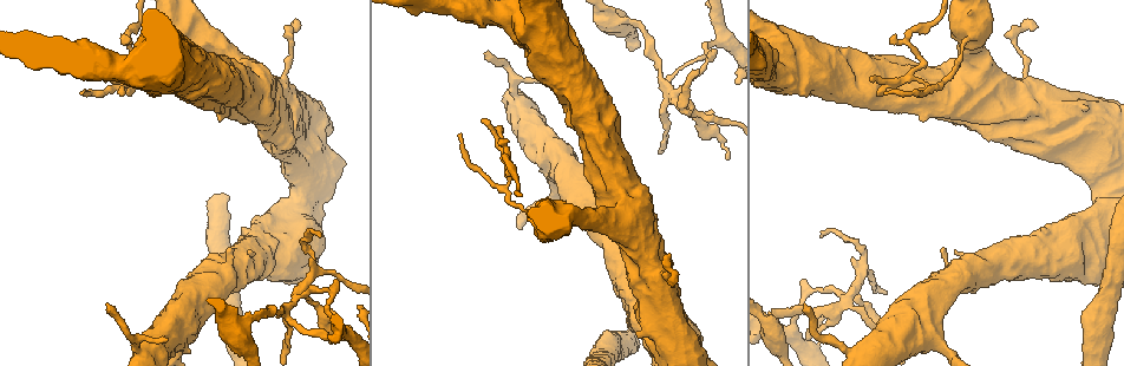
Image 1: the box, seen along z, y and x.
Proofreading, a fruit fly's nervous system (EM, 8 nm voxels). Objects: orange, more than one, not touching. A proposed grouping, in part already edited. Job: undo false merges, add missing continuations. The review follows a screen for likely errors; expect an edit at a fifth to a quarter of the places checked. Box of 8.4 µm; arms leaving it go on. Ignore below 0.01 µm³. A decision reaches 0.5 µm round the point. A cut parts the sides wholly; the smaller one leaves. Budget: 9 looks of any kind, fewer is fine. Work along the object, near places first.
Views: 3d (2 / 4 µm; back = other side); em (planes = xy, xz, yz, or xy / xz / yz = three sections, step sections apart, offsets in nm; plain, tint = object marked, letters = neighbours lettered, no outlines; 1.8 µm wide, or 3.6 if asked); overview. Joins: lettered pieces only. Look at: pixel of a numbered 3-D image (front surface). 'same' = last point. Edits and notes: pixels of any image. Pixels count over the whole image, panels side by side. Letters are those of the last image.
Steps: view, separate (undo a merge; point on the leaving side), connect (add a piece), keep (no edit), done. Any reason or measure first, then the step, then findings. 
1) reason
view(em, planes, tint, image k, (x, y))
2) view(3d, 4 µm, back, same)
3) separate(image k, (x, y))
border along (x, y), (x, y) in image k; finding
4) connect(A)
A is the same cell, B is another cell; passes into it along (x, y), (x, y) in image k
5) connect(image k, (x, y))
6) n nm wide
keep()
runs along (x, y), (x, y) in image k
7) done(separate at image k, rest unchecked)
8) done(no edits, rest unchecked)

branch stops here
view(3d, 2 µm, image 1, (105, 303))

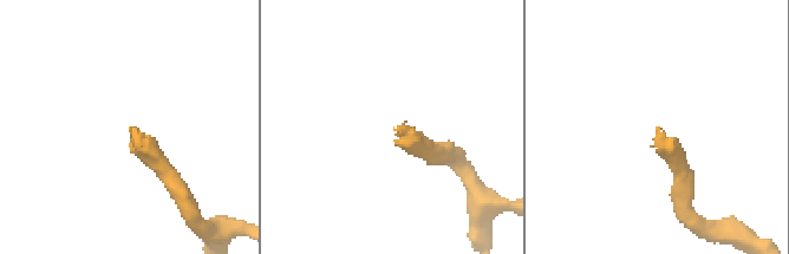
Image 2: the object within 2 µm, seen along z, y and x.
view(em, planes, plain, image 2, (661, 133))

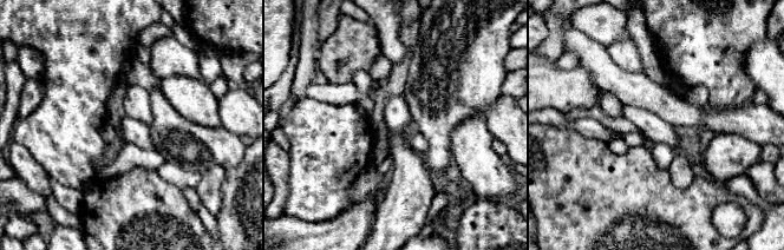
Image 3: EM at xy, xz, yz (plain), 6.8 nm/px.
view(em, planes, letters, same)

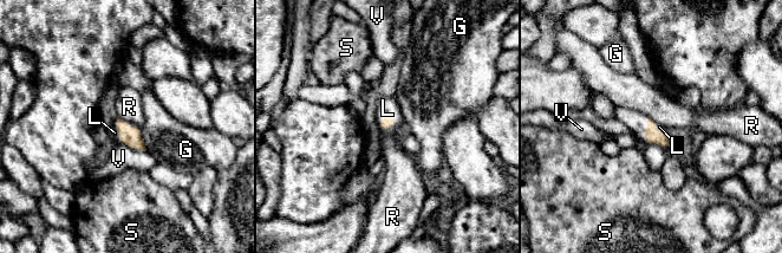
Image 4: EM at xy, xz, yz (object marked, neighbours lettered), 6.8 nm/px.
V touches over 180 nm
connect(image 4, (388, 108))
L is the same cell, G, R, S and V are other cells; the neuron continues

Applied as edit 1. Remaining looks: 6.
sharp bend
view(3d, 4 µm, image 1, (913, 79))

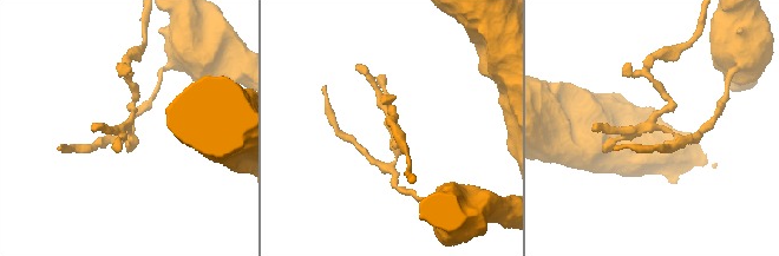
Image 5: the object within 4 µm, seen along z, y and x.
shape alone is not enough
view(em, xy, step 8, letters, image 5, (388, 128))

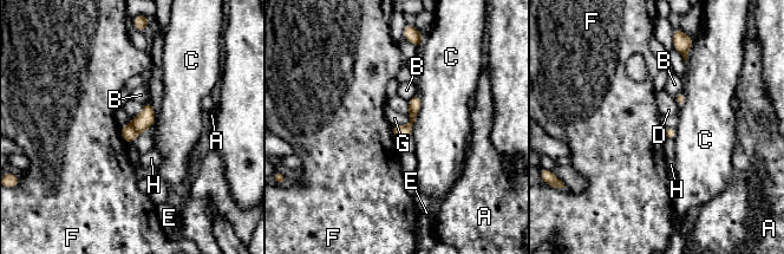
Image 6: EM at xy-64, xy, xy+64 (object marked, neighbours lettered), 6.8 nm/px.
view(em, planes, letters, same)

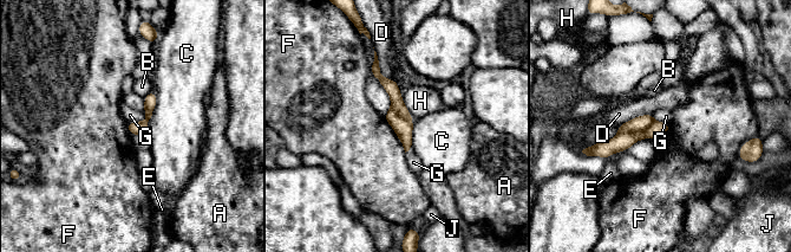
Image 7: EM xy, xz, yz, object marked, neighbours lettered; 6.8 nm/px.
100 nm wide
keep()
A, B, C, D, E, F, G, H and J are other cells; all the same neuron

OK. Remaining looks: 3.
an open end
view(em, 3.6 µm, planes, plain, image 1, (672, 285))

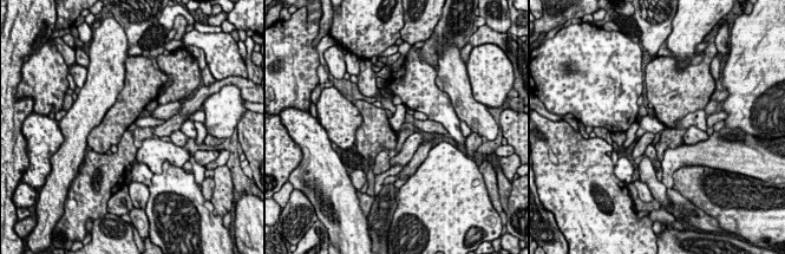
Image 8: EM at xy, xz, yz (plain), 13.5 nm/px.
with the object marked
view(em, 3.6 µm, planes, tint, same)

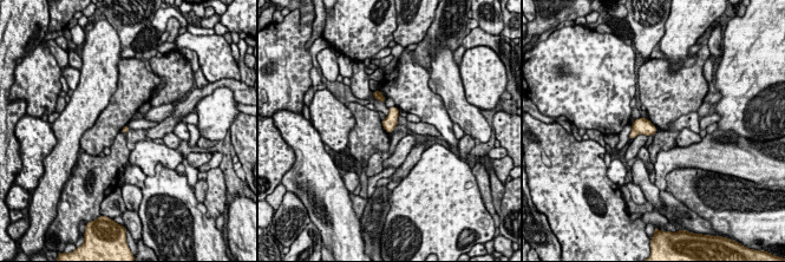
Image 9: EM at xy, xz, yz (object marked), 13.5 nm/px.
see the neighbours
view(em, 3.6 µm, planes, letters, same)

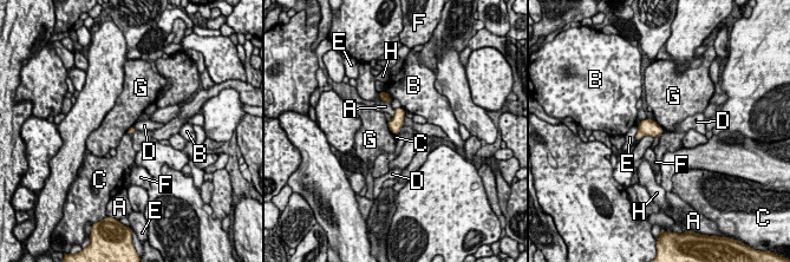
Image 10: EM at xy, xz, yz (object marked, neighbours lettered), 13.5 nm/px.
90 nm wide
keep()
A, B, C, D, E, F, G and H are other cells; border along (652, 119), (664, 130) in image 10; none of them fits

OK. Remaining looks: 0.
done(connect at image 4, rest unchecked)

